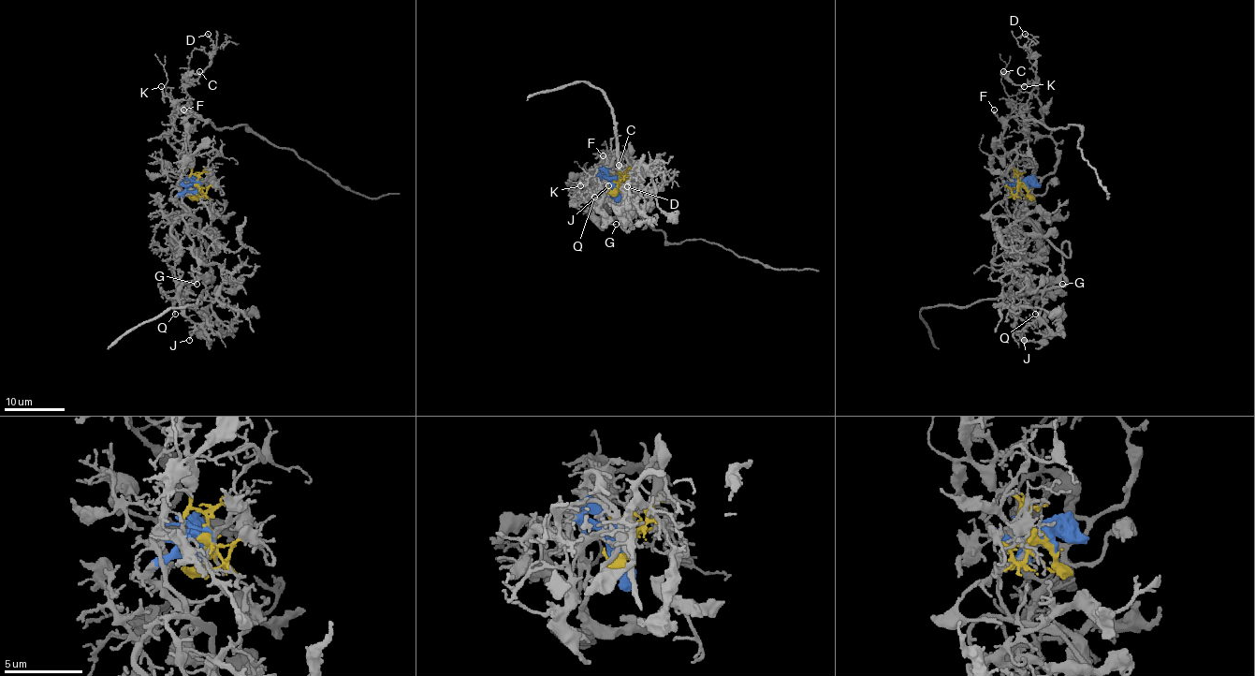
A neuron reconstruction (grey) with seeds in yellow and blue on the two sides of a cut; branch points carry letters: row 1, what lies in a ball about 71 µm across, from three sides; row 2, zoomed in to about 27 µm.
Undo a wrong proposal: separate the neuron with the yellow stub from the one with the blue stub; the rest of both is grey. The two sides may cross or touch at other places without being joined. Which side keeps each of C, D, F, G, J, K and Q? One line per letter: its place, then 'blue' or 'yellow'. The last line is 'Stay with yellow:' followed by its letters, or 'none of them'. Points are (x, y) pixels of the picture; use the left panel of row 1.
C: (199, 71) | yellow
D: (208, 34) | yellow
F: (183, 110) | yellow
G: (197, 284) | blue
J: (189, 340) | blue
K: (161, 86) | yellow
Q: (175, 314) | blue
Stay with yellow: C, D, F, K

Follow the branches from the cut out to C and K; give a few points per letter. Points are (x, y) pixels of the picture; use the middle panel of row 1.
C: (618, 186), (606, 162), (606, 195), (613, 187), (613, 177), (606, 168), (619, 165)
K: (618, 186), (618, 180), (611, 175), (611, 167), (606, 162), (606, 174), (594, 175), (587, 170), (579, 186)

